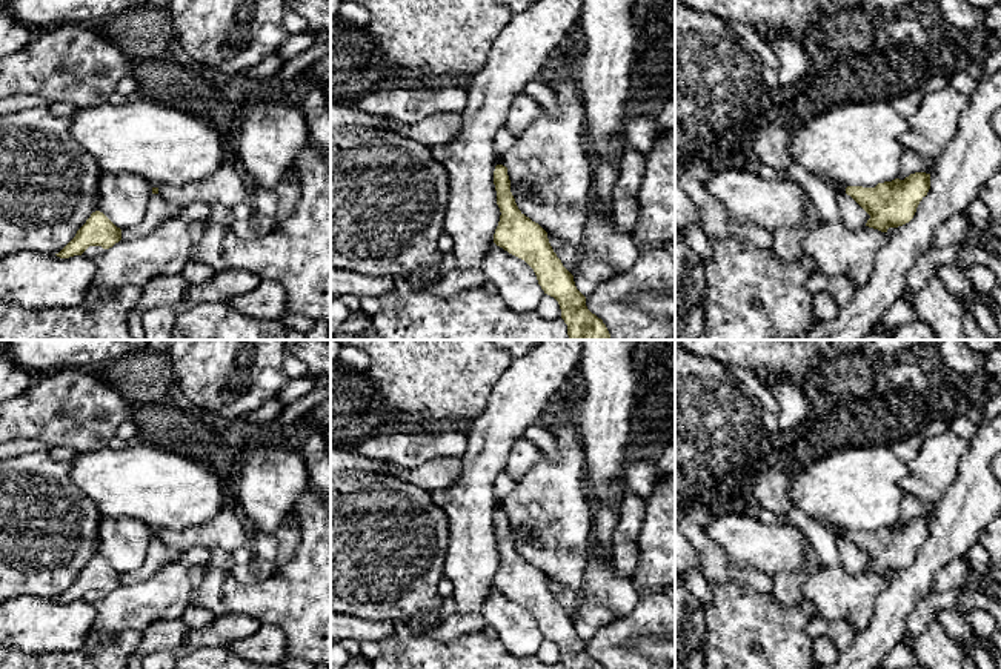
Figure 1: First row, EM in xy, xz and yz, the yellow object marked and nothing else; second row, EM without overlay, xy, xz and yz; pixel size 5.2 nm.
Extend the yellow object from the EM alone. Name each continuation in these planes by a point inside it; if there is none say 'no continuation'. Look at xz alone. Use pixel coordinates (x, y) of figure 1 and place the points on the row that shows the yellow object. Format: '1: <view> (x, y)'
no continuation

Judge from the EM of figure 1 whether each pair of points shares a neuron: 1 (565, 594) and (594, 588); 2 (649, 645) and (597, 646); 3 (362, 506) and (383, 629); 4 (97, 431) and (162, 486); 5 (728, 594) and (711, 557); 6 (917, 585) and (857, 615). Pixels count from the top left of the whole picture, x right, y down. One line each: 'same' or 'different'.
1: same
2: different
3: different
4: different
5: different
6: different

